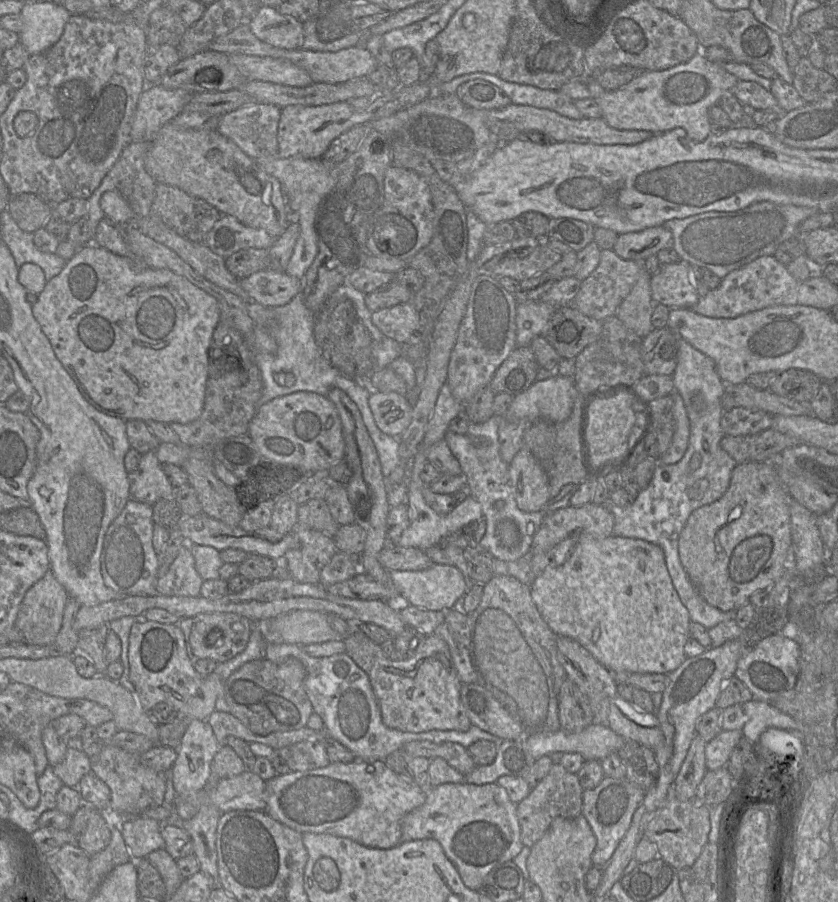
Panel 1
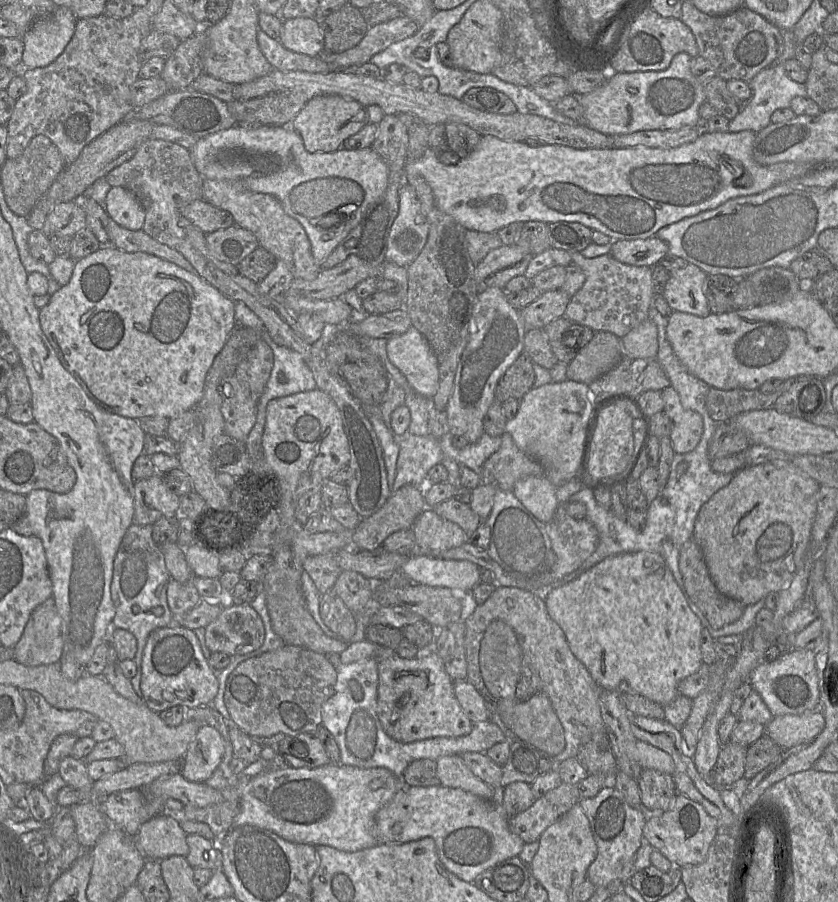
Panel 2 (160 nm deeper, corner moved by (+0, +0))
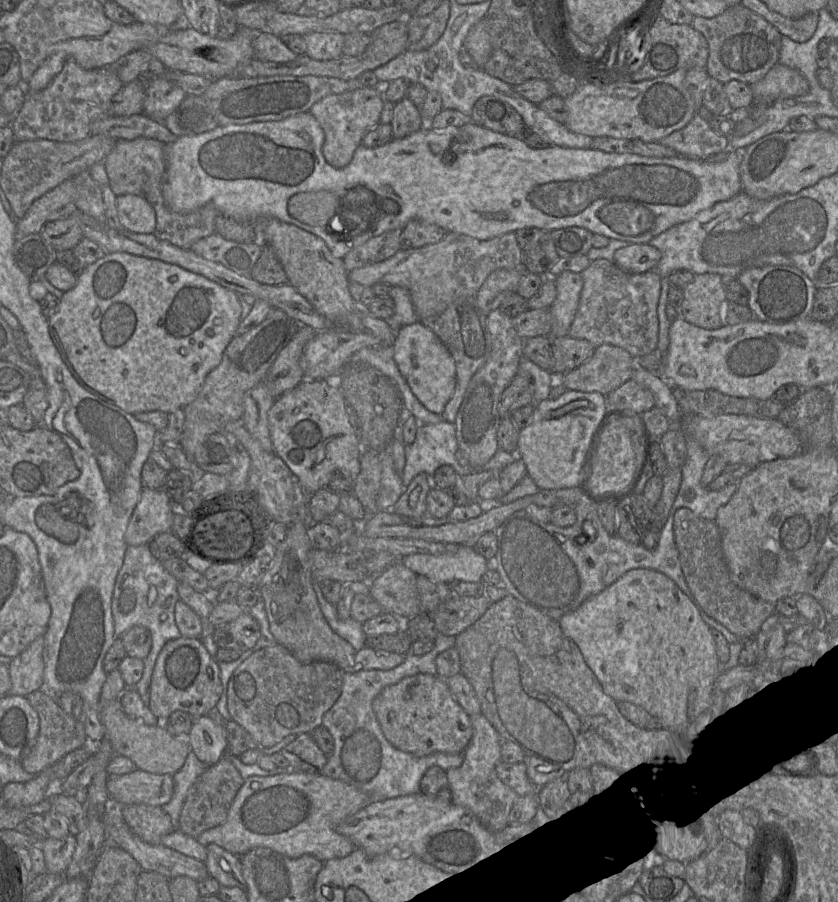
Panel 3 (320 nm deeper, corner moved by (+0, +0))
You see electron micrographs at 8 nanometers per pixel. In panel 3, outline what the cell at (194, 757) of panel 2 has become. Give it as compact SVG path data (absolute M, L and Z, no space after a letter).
M207 715L195 717L188 743L200 761L212 766L228 753L228 732Z

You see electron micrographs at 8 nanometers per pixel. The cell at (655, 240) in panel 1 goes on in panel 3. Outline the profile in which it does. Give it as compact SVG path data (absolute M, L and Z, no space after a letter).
M634 244L614 252L614 263L629 273L641 274L653 270L661 259L659 249L650 244Z

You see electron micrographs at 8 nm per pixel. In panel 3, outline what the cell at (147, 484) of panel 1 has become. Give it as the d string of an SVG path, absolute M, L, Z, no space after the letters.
M144 487L125 534L127 545L149 545L158 534L171 531L175 509L163 489Z

